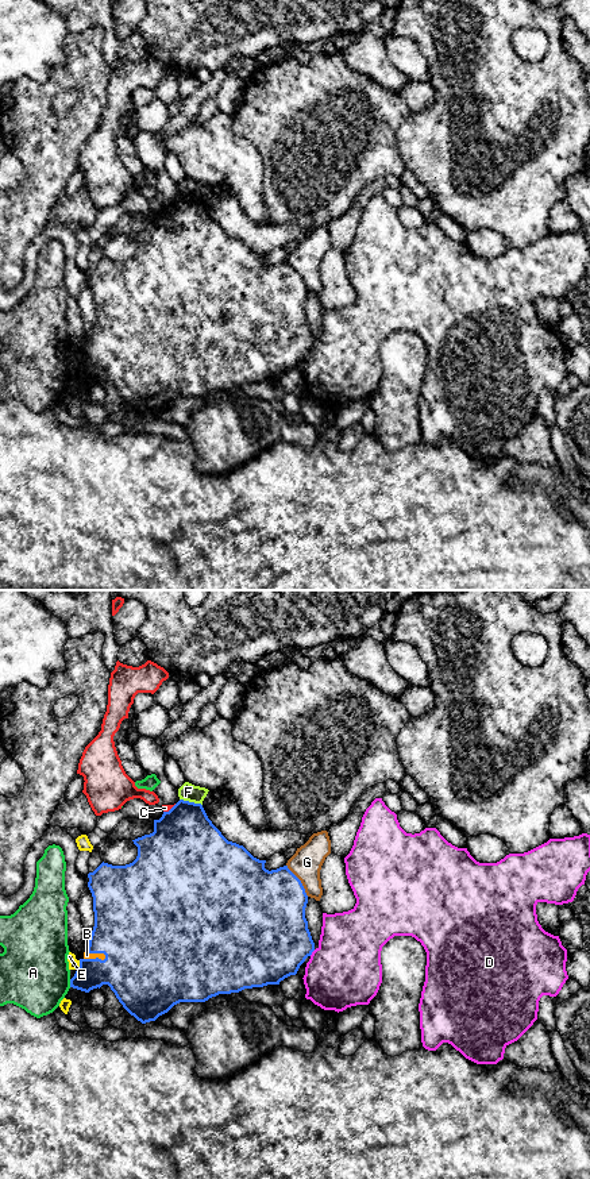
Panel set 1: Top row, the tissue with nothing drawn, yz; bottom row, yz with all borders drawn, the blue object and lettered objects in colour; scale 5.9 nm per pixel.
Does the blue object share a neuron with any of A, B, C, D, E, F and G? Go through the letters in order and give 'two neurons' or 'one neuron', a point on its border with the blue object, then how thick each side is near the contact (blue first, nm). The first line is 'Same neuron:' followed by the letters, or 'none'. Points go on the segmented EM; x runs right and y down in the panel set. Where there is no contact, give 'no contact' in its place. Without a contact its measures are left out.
Same neuron: B
A: two neurons; contact yz (70, 983); calibres 180 and 420 nm
B: one neuron; contact yz (96, 958); calibres 400 and 40 nm
C: two neurons; contact yz (170, 809); calibres 440 and 50 nm
D: two neurons; contact yz (312, 951); calibres 460 and 420 nm
E: two neurons; contact yz (80, 964); calibres 240 and 60 nm
F: two neurons; contact yz (191, 802); calibres 400 and 110 nm
G: two neurons; contact yz (300, 881); calibres 440 and 180 nm

